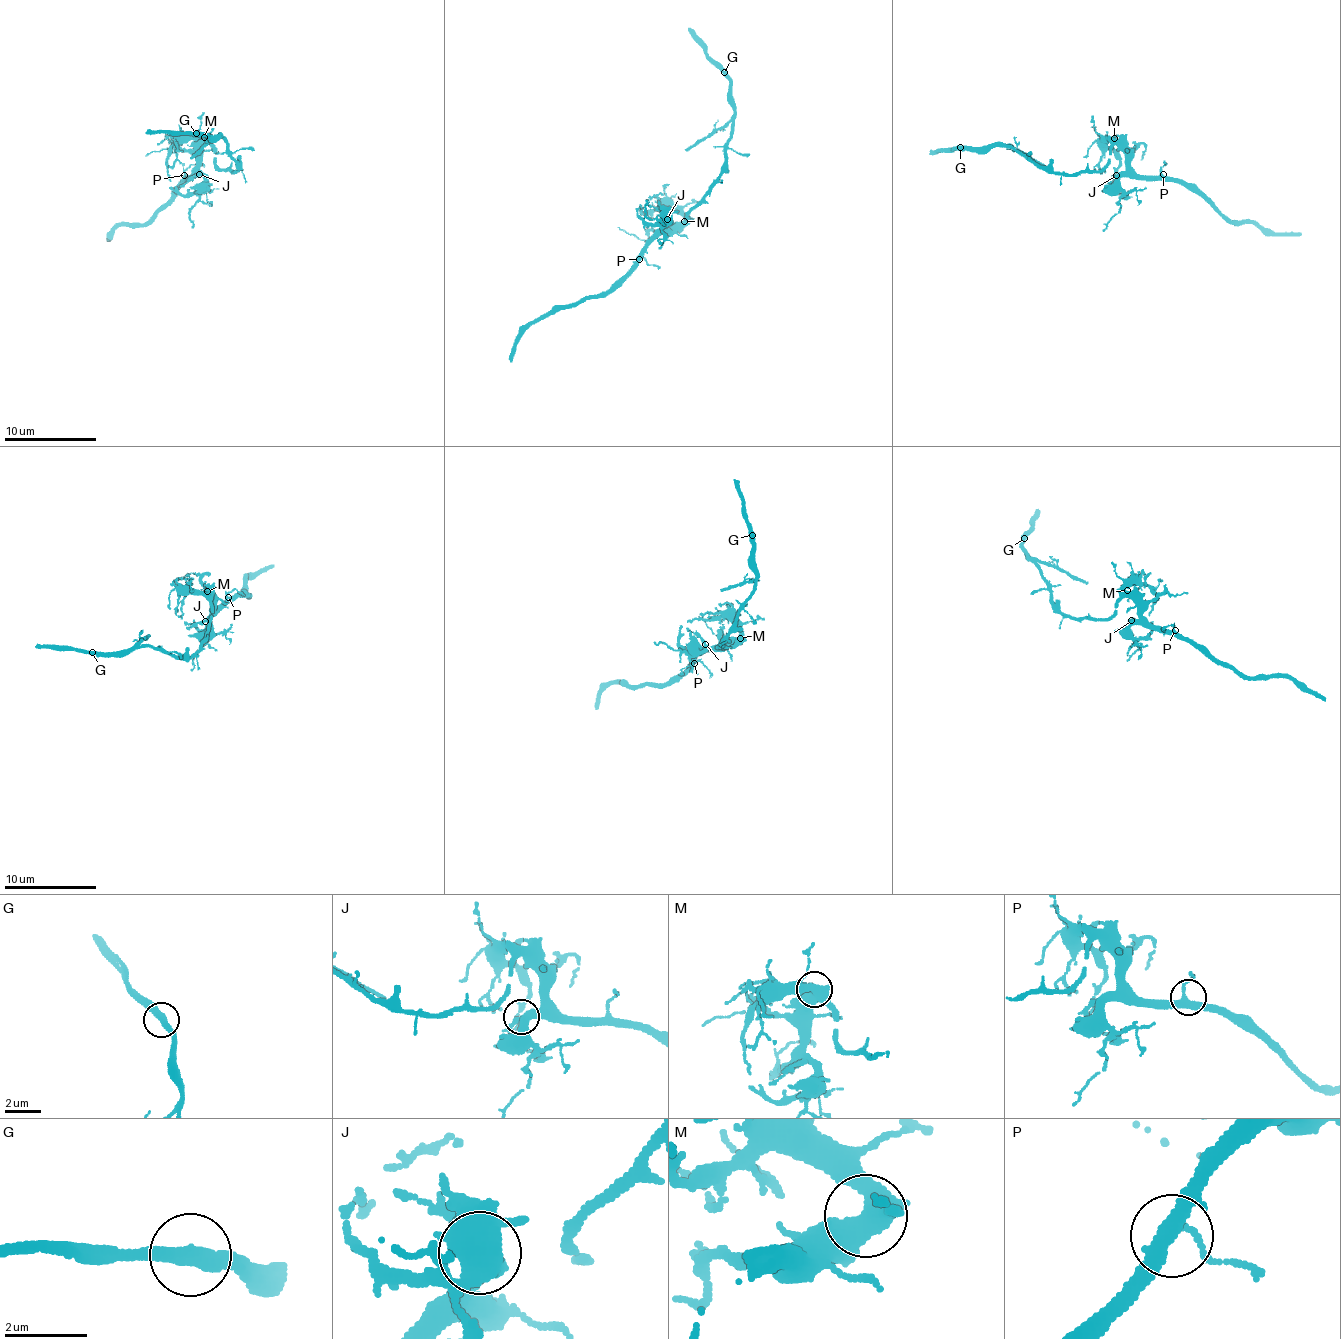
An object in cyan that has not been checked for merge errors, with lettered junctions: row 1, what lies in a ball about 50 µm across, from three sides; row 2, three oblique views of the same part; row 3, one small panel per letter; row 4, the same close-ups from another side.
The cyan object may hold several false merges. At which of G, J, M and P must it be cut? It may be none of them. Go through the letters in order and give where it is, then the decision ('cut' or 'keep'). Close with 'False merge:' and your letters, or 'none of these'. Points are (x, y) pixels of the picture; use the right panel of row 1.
G: place (960, 147); cut
J: place (1116, 175); keep
M: place (1114, 138); keep
P: place (1163, 174); keep
False merge: G

